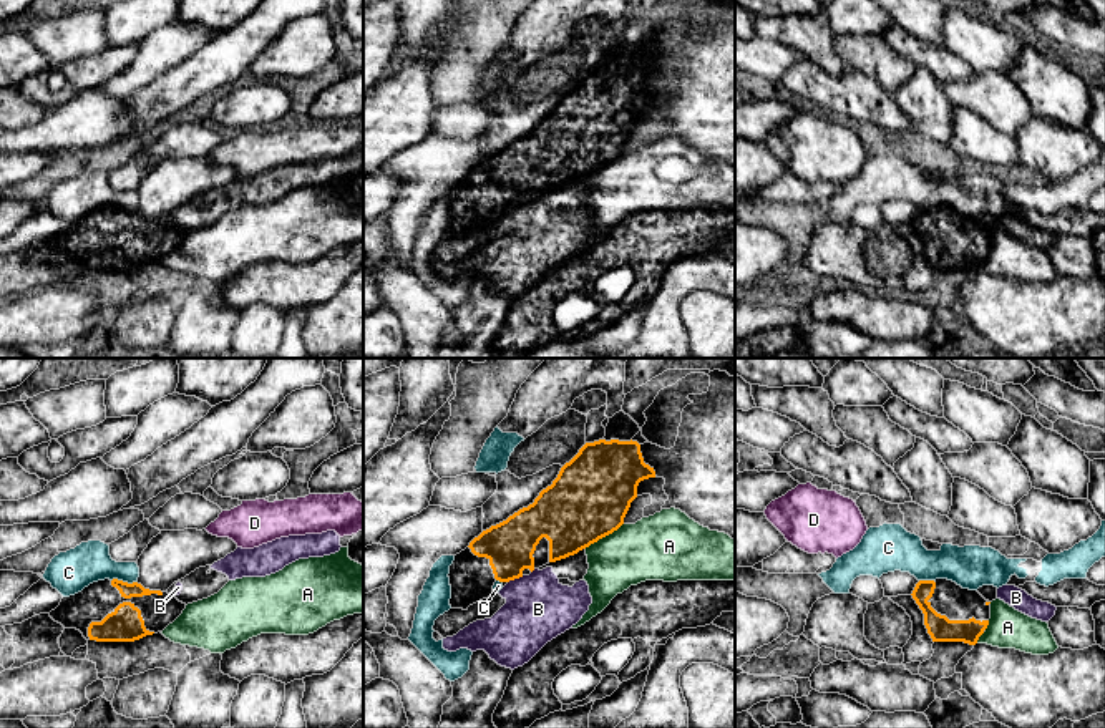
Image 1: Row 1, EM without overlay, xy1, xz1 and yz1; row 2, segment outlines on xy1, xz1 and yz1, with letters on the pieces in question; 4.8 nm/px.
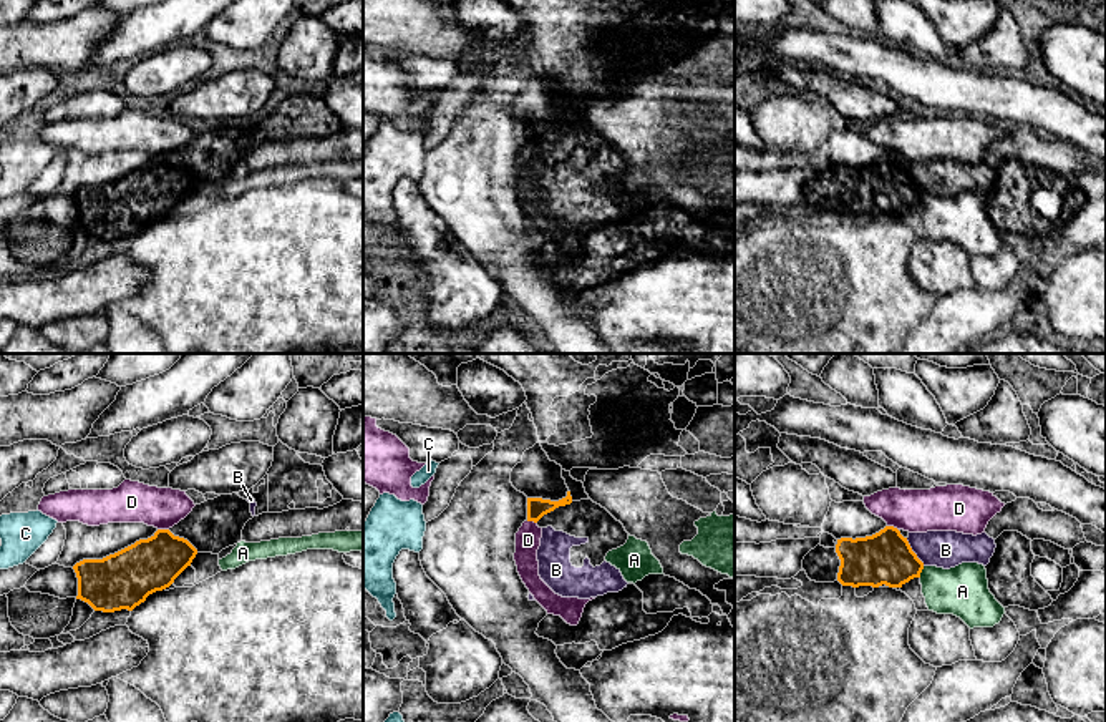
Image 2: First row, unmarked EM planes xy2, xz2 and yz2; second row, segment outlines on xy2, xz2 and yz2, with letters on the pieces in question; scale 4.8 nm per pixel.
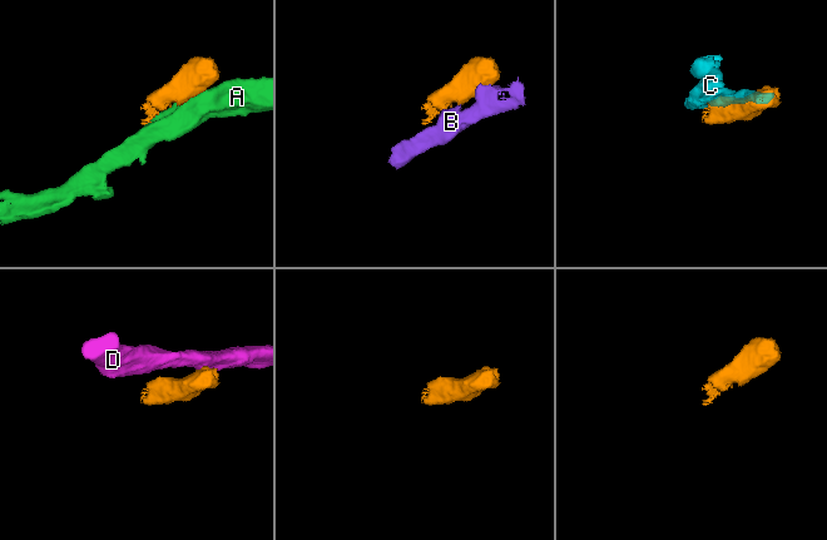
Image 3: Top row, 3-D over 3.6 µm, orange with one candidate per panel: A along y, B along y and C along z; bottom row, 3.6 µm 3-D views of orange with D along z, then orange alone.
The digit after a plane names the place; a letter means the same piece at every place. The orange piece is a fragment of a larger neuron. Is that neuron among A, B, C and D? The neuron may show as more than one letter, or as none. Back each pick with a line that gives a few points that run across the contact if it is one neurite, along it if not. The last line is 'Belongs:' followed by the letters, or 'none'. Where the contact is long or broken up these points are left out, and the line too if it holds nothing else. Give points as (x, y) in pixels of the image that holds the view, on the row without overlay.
Belongs: none

